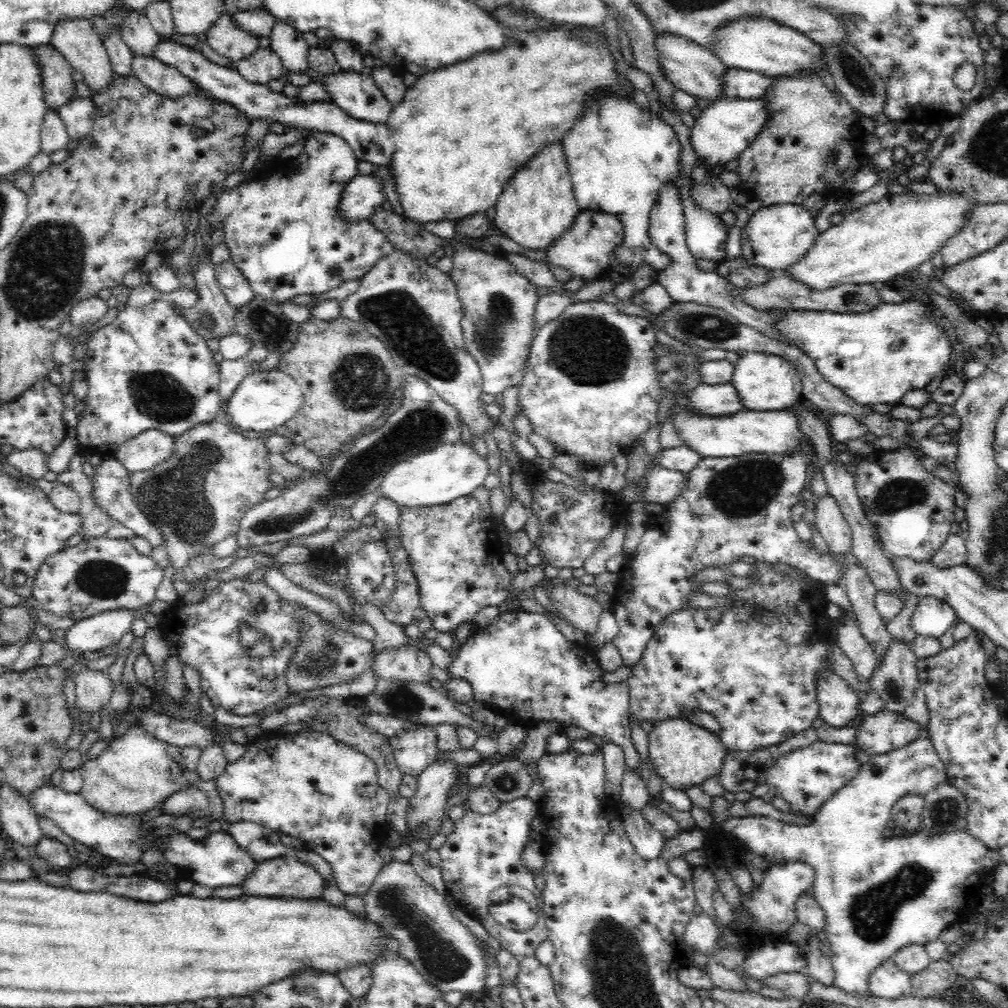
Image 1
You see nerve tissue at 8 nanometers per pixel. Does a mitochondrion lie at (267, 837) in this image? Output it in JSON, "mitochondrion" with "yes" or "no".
{"mitochondrion":"no"}

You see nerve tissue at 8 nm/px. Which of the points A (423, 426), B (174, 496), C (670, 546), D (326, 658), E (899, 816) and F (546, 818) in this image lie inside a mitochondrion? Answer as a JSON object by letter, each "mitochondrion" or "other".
{"A":"mitochondrion","B":"mitochondrion","C":"other","D":"mitochondrion","E":"other","F":"other"}

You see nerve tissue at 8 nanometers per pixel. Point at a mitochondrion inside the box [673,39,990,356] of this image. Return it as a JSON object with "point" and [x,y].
{"point":[854,73]}

